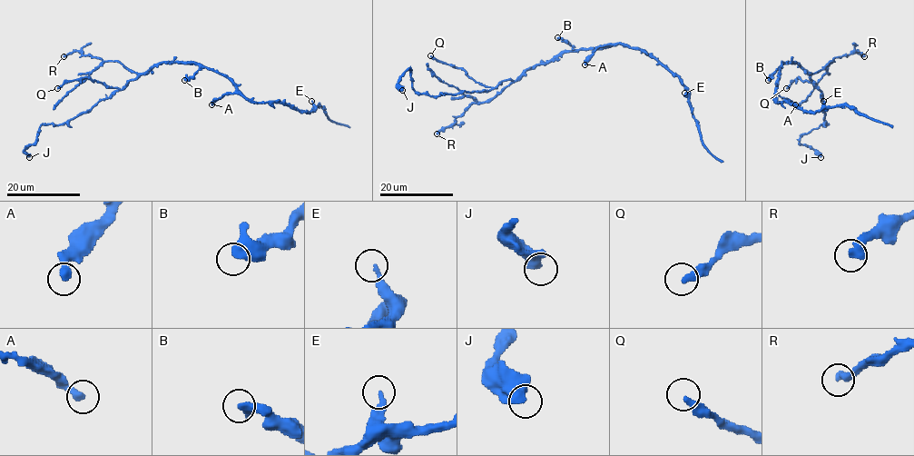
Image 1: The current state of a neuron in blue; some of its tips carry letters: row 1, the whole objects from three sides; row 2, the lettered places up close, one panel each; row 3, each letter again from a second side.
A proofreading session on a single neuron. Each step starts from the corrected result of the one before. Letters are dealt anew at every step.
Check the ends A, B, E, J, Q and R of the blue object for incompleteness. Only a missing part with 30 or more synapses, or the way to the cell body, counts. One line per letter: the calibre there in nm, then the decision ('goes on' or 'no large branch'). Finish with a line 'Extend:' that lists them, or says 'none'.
A: 360 nm | no large branch
B: 360 nm | no large branch
E: 240 nm | no large branch
J: 440 nm | no large branch
Q: 320 nm | no large branch
R: 440 nm | no large branch
Extend: none

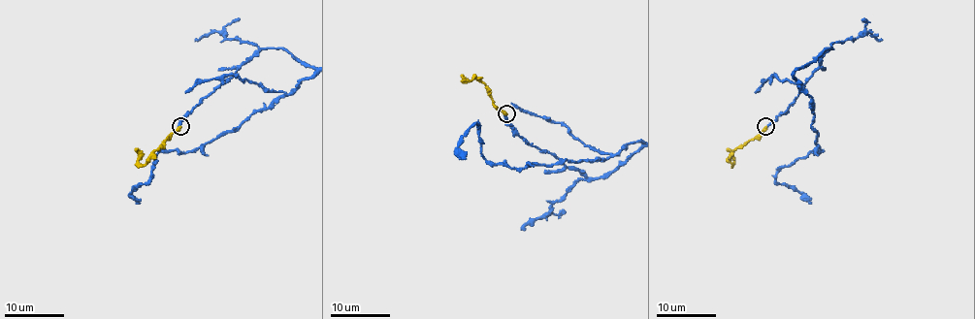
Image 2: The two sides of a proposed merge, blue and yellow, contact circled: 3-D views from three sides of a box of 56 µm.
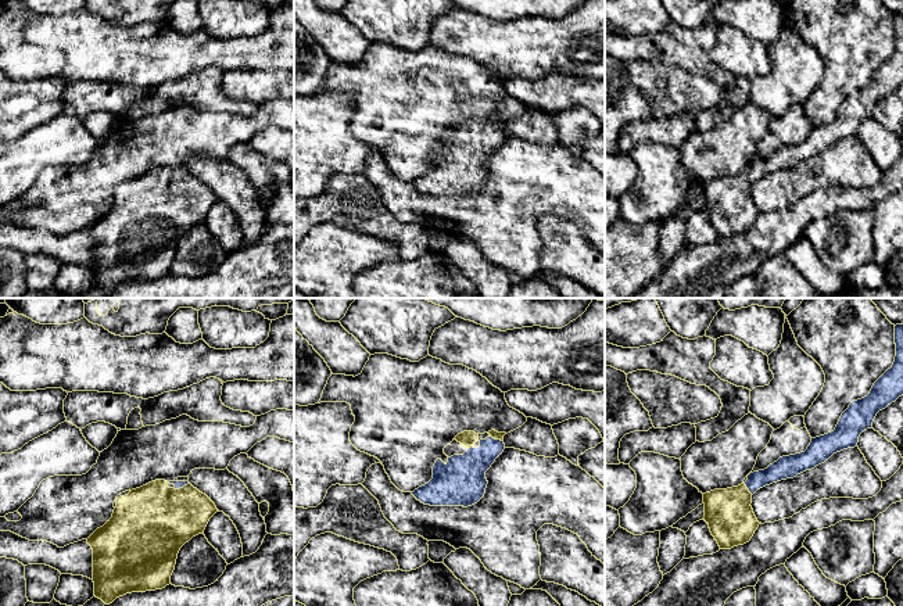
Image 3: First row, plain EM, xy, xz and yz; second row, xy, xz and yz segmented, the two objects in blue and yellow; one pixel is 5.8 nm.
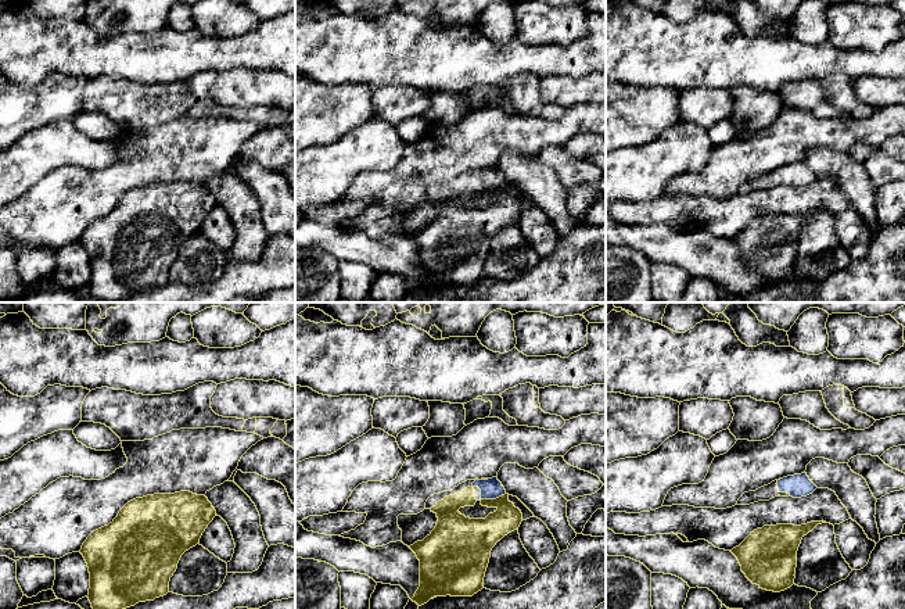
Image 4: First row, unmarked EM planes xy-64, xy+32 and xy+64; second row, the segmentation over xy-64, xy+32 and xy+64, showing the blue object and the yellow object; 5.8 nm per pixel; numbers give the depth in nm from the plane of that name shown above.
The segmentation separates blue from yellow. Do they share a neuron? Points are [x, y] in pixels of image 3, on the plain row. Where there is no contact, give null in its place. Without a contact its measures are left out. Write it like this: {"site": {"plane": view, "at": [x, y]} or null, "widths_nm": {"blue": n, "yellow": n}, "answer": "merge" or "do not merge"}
{"site": {"plane": "yz", "at": [746, 176]}, "widths_nm": {"blue": 120, "yellow": 280}, "answer": "merge"}

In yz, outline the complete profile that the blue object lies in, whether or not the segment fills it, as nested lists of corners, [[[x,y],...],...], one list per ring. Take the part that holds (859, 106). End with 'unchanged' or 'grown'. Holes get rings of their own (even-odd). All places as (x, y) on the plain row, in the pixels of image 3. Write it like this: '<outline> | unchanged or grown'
[[[903,14],[895,15],[895,33],[892,57],[874,72],[867,86],[849,94],[834,121],[811,128],[805,141],[782,146],[767,158],[750,162],[738,176],[703,183],[703,209],[720,239],[743,234],[753,226],[760,214],[750,196],[757,179],[793,168],[824,153],[834,143],[857,136],[860,123],[872,118],[877,103],[903,85]]] | grown

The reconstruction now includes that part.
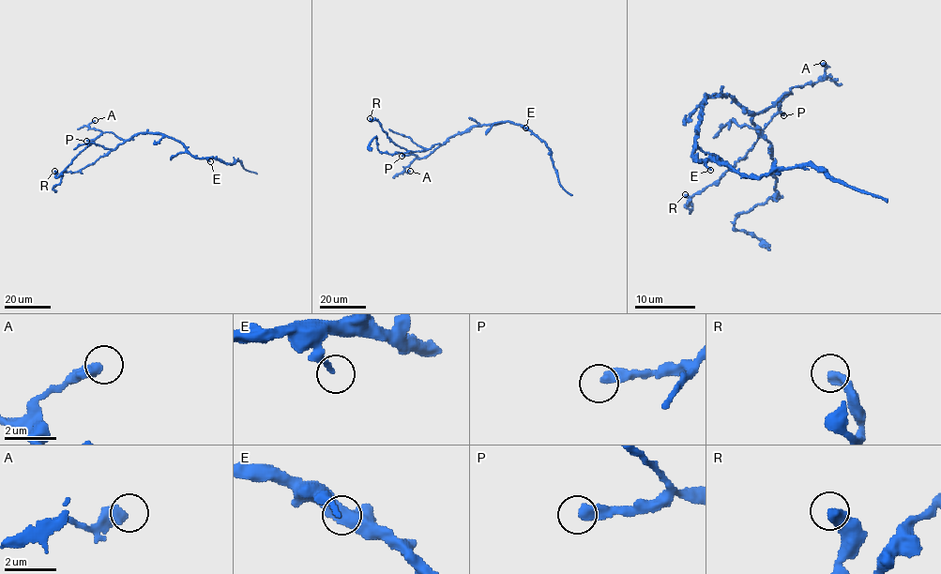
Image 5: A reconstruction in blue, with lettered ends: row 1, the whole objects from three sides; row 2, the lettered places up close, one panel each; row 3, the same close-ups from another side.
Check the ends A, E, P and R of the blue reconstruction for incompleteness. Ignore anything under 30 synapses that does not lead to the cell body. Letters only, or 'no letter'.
no letter

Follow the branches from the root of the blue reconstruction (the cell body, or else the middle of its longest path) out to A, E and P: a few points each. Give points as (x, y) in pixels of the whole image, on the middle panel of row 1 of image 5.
A: (474, 127), (449, 137), (428, 155), (416, 158), (404, 168), (405, 172), (410, 171)
E: (474, 127), (508, 122), (525, 128)
P: (474, 127), (449, 137), (423, 158), (412, 154), (402, 156)

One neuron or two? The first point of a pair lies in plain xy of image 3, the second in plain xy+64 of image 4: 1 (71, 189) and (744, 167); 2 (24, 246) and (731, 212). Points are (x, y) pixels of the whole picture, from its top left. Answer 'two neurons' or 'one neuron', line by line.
1: one neuron
2: two neurons

